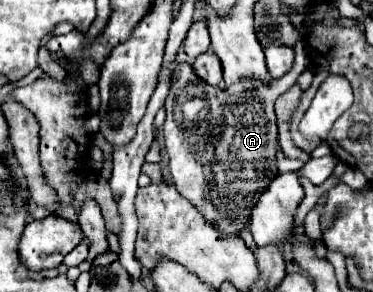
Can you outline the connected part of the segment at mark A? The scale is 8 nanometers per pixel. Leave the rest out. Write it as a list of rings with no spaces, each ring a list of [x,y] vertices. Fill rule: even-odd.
[[[299,40],[295,44],[295,66],[287,76],[271,84],[259,80],[237,82],[229,90],[203,84],[187,64],[175,62],[175,78],[165,102],[167,120],[163,124],[173,186],[177,186],[179,194],[197,206],[209,222],[215,222],[223,234],[239,234],[243,226],[249,228],[249,212],[251,206],[255,206],[255,198],[259,198],[265,186],[277,176],[277,120],[273,104],[277,96],[297,82],[309,60],[309,48],[305,40]],[[179,68],[183,68],[183,78],[179,78]],[[183,86],[193,86],[191,104],[175,102],[179,94],[185,96]]]

